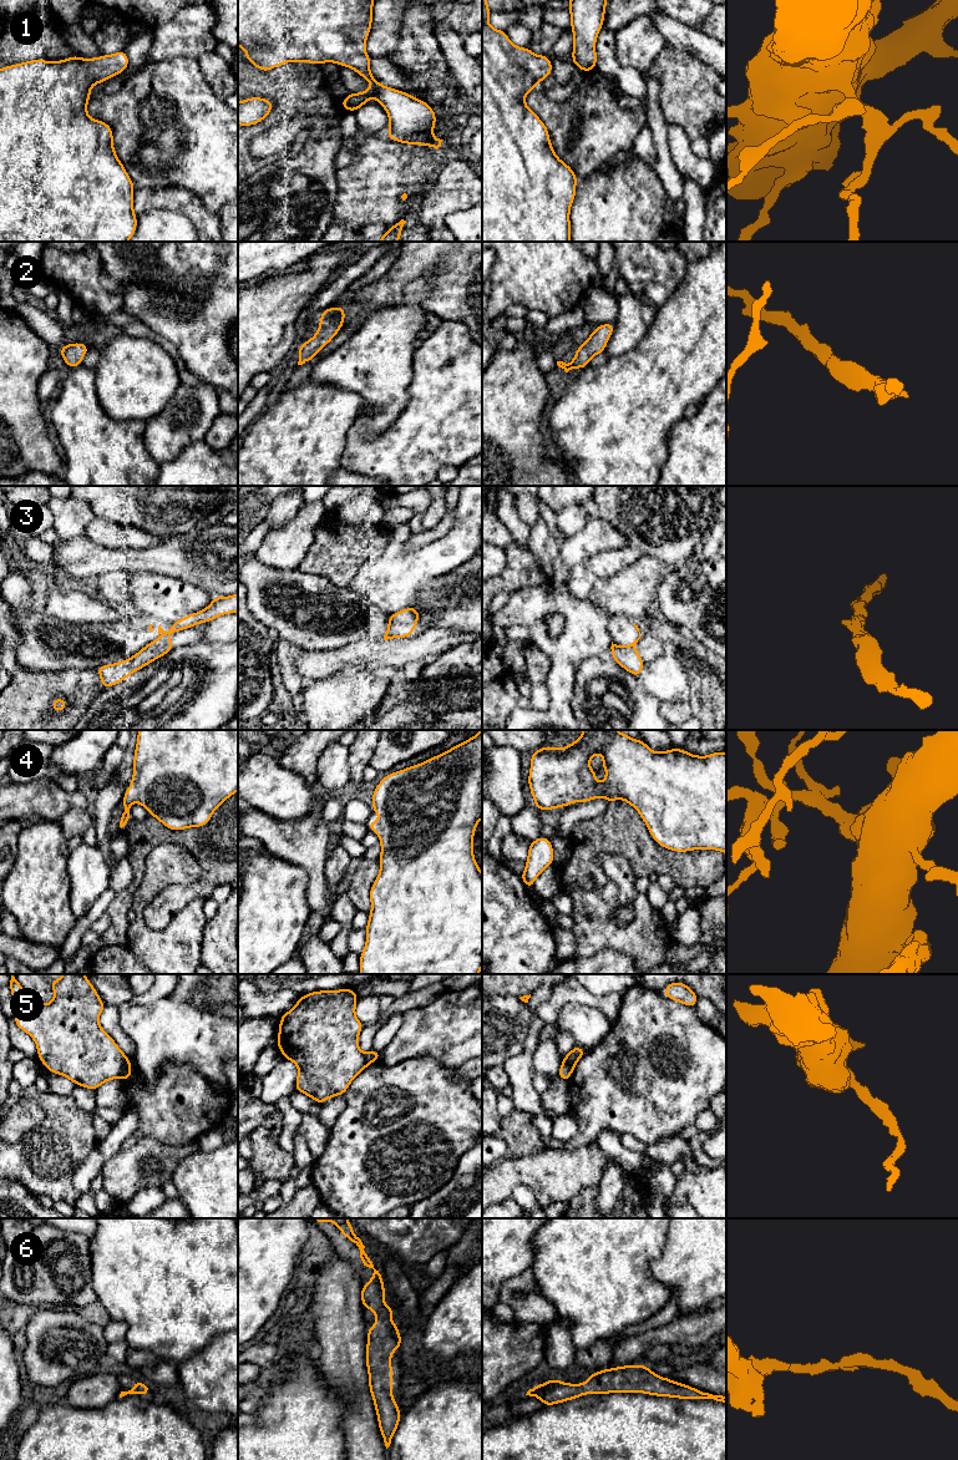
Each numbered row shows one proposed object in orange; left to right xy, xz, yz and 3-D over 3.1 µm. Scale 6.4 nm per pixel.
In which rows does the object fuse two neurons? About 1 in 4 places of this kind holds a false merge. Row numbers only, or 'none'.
3, 5

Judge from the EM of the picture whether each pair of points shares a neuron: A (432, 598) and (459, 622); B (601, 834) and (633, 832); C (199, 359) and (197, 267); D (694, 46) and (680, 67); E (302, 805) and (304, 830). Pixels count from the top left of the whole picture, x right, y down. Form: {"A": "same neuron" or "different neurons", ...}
{"A": "same neuron", "B": "same neuron", "C": "same neuron", "D": "different neurons", "E": "different neurons"}

